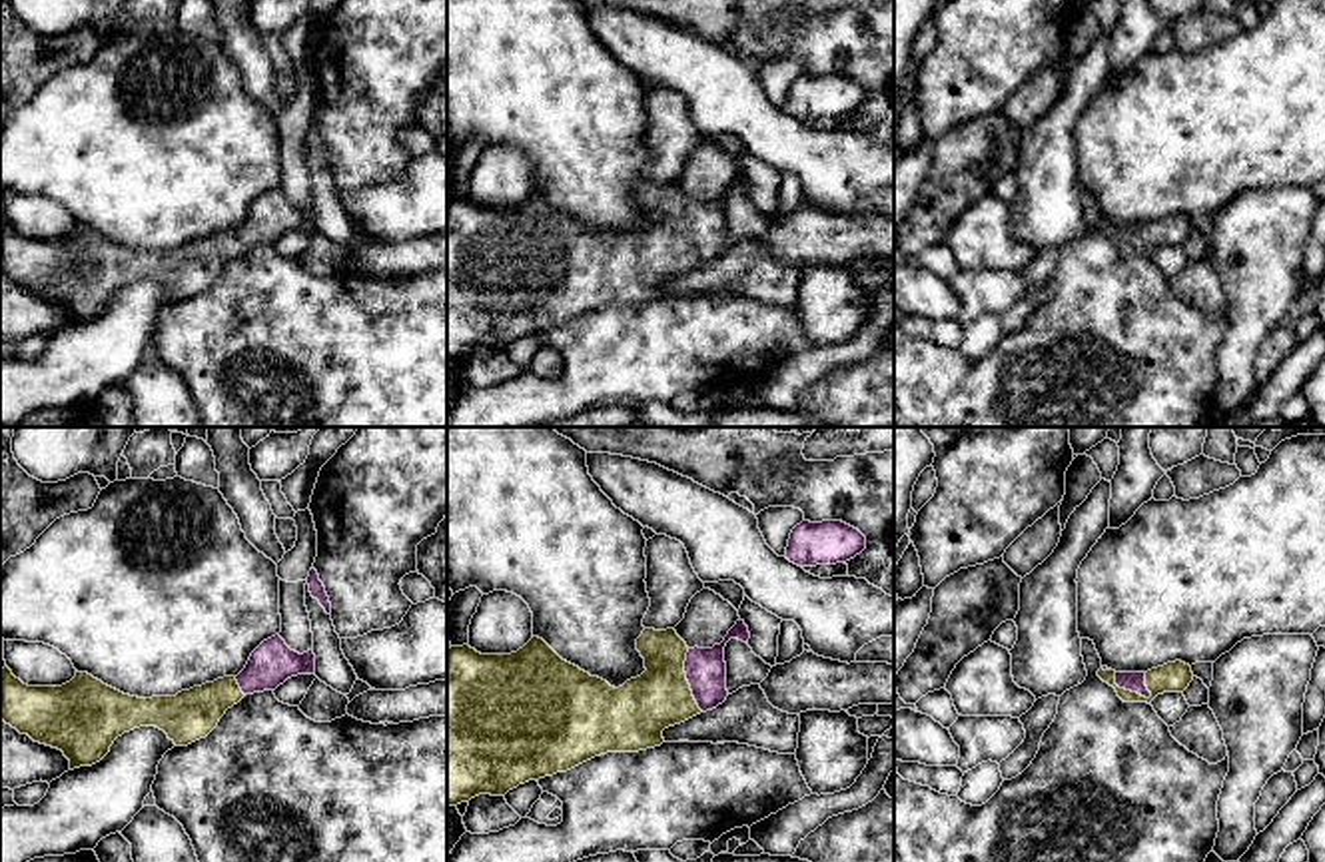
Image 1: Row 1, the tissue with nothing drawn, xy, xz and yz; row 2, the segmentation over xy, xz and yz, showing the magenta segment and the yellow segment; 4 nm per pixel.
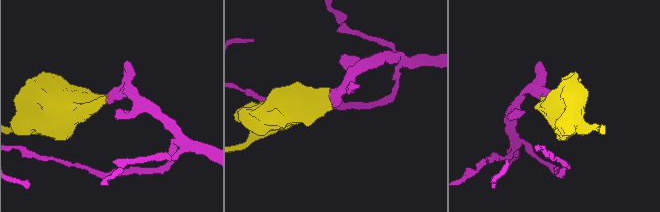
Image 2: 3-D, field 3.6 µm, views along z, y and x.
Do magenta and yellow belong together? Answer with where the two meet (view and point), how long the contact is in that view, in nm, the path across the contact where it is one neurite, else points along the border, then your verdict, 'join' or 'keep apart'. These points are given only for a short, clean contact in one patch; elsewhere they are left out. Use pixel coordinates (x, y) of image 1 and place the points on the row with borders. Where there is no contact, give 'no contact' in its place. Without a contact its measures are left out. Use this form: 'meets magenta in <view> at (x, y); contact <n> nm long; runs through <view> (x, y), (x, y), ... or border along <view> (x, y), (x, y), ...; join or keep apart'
meets magenta in yz at (1130, 689); contact 180 nm long; runs through yz (1130, 681), (1130, 689), (1148, 697), (1174, 677); join

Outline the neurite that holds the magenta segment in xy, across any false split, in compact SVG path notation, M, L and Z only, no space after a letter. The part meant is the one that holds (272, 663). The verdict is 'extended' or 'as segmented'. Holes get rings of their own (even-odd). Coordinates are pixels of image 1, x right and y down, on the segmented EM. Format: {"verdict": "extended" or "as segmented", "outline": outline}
{"verdict": "extended", "outline": "M279 635L251 652L237 676L176 696L130 696L78 670L62 686L28 686L4 666L0 718L34 742L62 750L74 770L100 762L118 736L140 726L156 726L176 746L188 746L206 738L245 694L275 690L291 676L313 672L313 648L299 654Z"}

